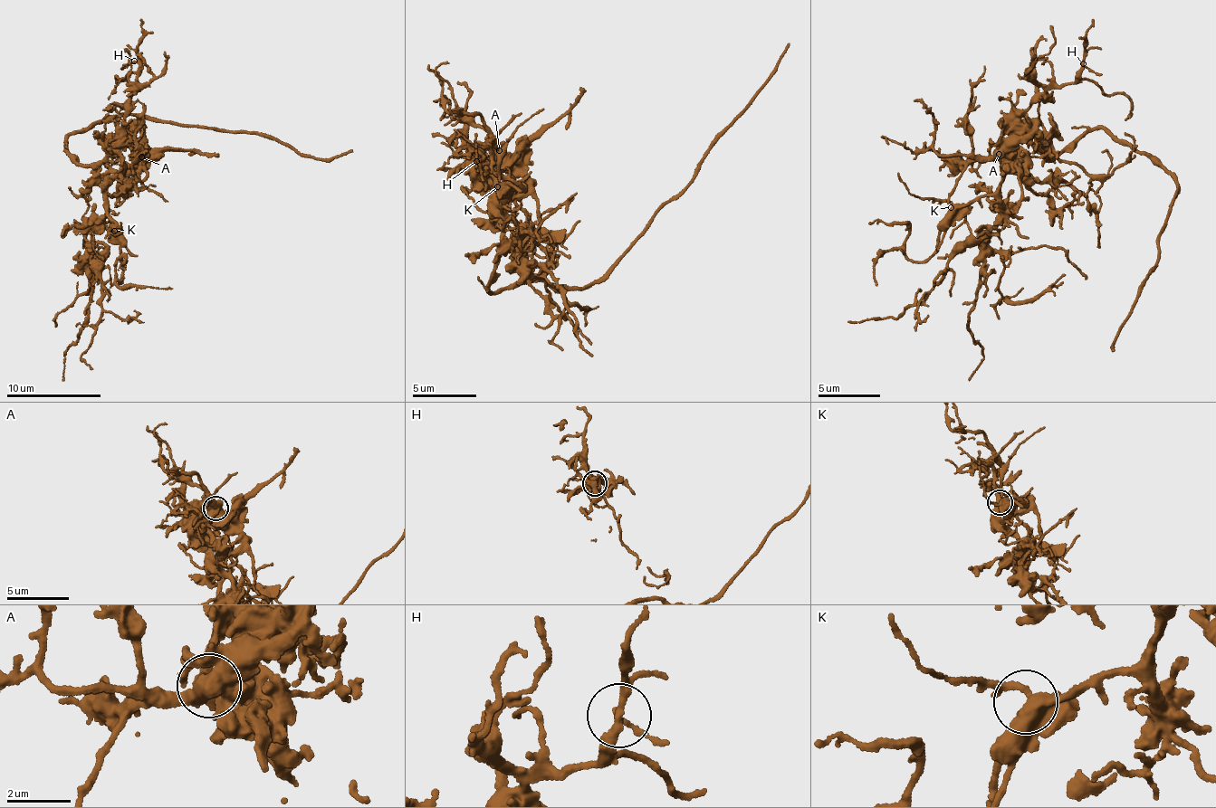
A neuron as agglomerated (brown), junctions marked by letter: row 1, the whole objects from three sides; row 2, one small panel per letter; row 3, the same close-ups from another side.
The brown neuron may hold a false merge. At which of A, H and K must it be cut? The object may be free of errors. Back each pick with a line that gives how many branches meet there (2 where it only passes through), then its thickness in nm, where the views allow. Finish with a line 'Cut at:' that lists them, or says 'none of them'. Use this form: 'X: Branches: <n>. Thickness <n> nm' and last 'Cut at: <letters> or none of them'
Cut at: none of them

